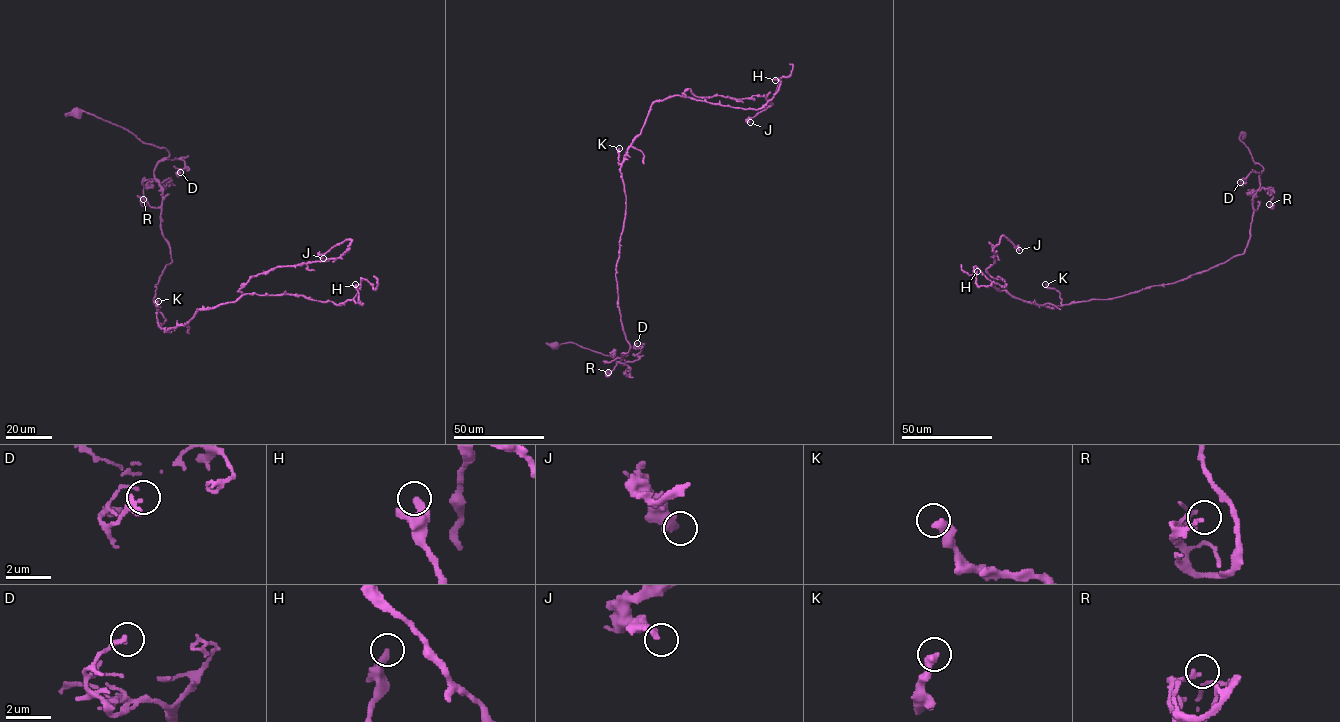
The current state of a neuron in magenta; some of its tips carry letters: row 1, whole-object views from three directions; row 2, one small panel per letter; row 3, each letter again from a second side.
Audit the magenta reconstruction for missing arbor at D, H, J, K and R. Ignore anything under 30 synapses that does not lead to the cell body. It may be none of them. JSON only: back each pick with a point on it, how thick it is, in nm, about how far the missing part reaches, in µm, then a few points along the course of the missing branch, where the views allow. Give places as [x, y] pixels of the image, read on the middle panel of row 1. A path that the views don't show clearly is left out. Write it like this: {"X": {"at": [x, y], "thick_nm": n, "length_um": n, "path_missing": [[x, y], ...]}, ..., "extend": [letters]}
{"extend": []}

